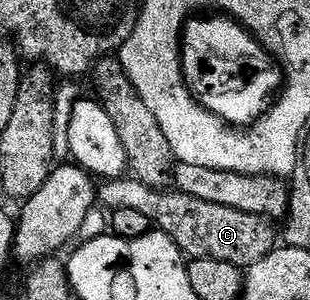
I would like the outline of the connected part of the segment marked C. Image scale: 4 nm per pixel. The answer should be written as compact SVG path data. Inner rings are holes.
M134 177L104 182L98 188L97 199L98 204L107 207L109 211L135 209L142 213L160 232L175 242L184 256L192 260L216 259L246 269L265 259L277 245L274 226L266 218L204 202L186 193L153 189Z

